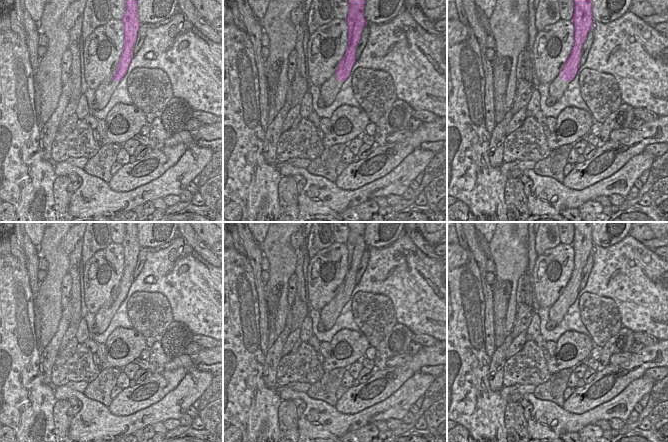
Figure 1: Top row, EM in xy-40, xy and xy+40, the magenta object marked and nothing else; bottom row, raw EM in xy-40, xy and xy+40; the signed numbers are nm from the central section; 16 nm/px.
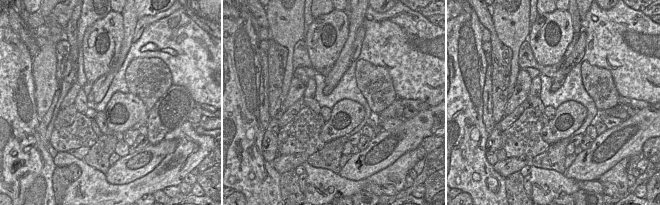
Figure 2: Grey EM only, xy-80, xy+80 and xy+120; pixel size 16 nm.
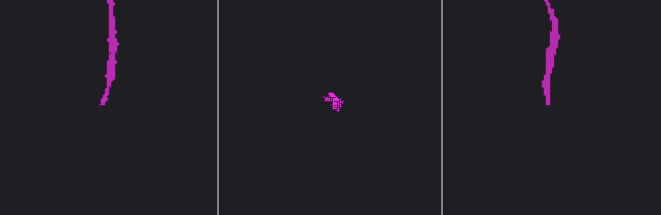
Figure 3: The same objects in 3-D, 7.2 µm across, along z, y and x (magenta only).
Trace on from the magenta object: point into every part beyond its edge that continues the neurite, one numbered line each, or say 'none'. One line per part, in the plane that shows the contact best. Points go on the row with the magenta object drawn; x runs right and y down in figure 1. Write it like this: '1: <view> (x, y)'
1: xy (328, 91)

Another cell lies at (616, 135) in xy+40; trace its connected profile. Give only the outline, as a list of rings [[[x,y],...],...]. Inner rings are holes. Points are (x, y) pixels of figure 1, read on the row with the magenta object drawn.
[[[631,128],[613,130],[610,133],[610,140],[614,141],[614,142],[622,140],[623,138],[626,138],[626,137],[630,136],[631,133],[632,133],[632,130],[633,129],[631,129]]]

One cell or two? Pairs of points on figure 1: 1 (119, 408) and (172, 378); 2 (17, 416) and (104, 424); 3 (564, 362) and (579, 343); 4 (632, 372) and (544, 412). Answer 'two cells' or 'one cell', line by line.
1: one cell
2: two cells
3: one cell
4: two cells

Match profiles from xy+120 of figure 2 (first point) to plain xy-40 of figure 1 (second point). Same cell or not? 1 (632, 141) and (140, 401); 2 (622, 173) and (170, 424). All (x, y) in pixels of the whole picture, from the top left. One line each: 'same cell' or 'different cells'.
1: same cell
2: different cells

